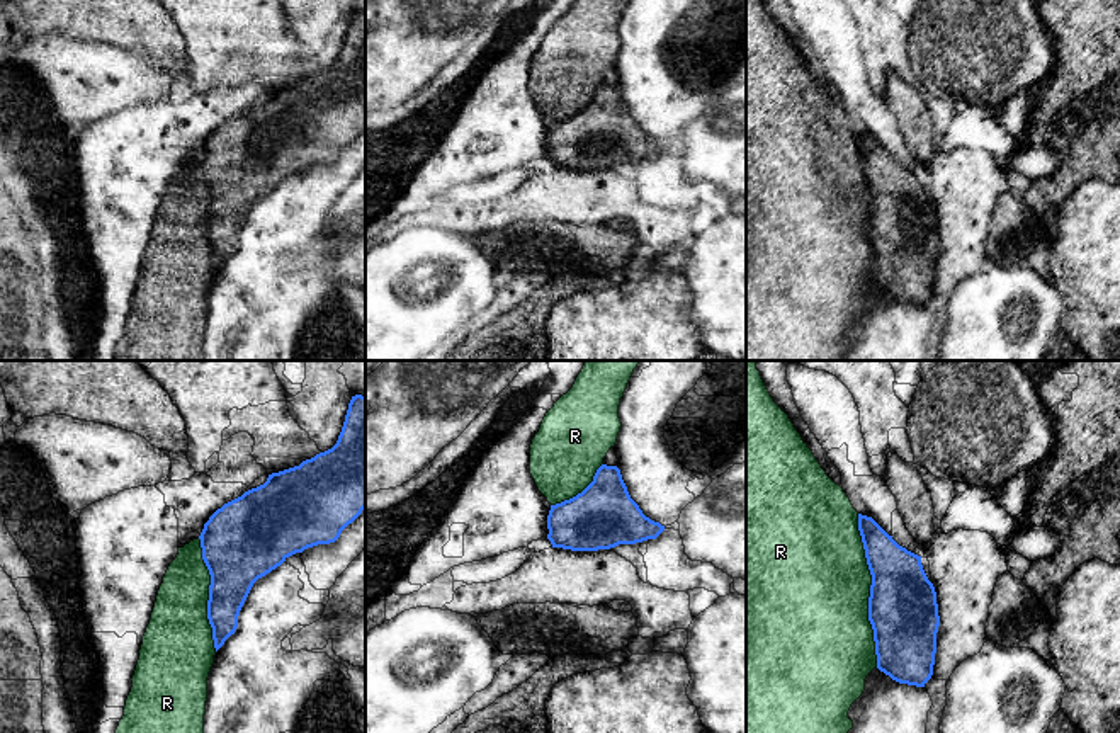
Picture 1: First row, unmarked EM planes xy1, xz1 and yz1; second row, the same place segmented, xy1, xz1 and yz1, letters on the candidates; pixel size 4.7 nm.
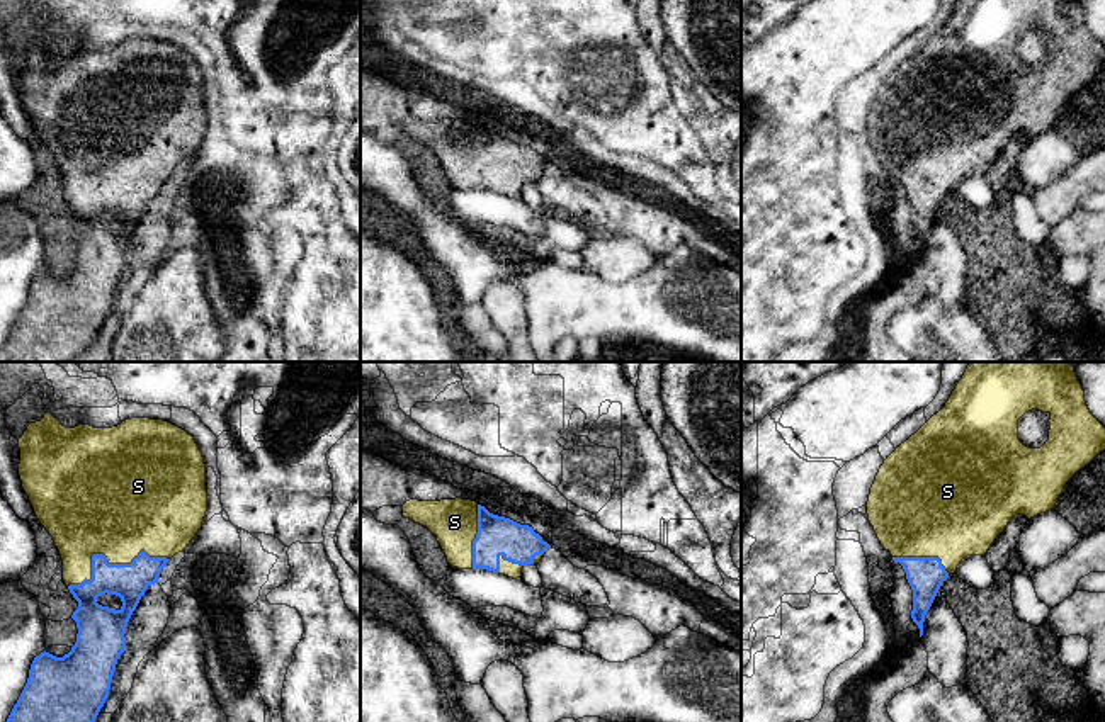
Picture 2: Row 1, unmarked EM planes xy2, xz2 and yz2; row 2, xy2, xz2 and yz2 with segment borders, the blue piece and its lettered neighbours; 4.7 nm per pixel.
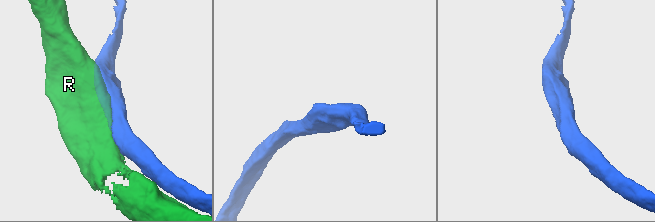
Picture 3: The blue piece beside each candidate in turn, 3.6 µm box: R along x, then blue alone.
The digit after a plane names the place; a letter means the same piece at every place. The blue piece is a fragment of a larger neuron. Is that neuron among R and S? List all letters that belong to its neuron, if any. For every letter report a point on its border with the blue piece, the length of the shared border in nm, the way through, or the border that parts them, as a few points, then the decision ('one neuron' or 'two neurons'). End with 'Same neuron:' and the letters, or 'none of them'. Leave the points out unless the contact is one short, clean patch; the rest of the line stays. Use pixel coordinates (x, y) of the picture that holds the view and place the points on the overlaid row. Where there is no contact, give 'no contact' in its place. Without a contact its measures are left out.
R: yz1 (871, 590) | 750 nm | two neurons
S: xy2 (106, 561) | 500 nm | one neuron
Same neuron: S

